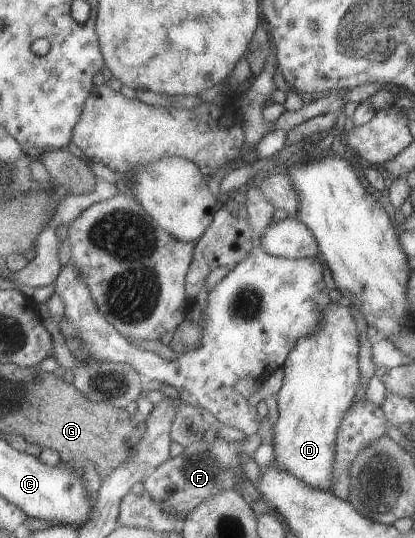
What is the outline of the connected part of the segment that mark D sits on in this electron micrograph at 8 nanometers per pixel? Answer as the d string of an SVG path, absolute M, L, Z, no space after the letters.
M339 296L331 303L331 307L323 313L323 325L309 337L303 337L296 344L296 349L289 356L285 365L286 377L278 394L280 401L279 421L274 428L275 457L279 461L283 471L289 471L291 475L303 479L305 483L314 487L331 490L335 481L335 461L339 453L339 431L345 421L345 415L349 414L351 407L356 403L357 391L361 386L361 341L359 341L359 329L357 319L353 315L353 308L349 307Z

